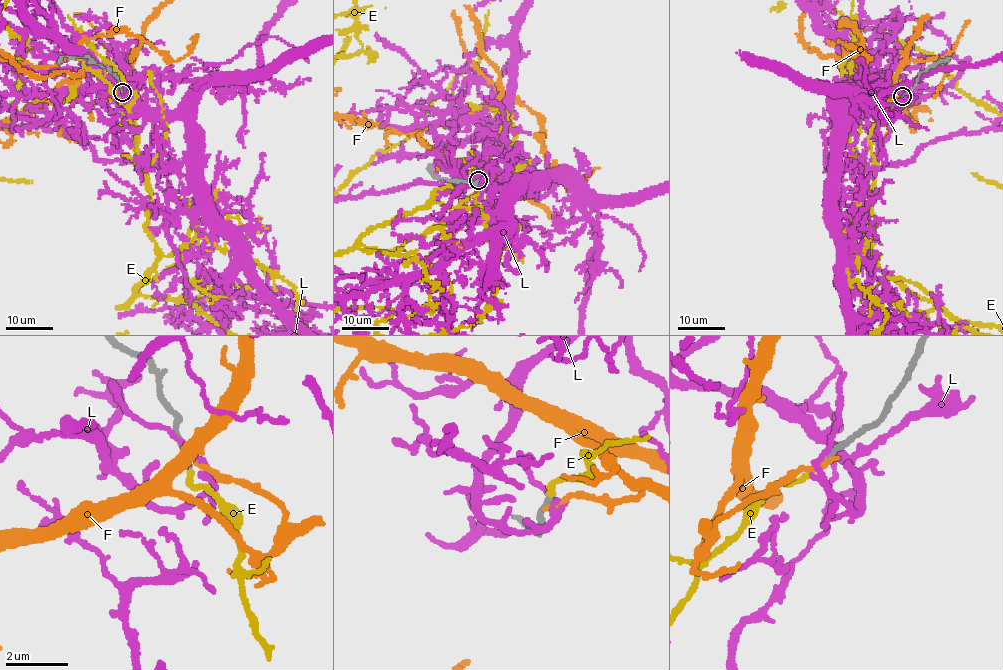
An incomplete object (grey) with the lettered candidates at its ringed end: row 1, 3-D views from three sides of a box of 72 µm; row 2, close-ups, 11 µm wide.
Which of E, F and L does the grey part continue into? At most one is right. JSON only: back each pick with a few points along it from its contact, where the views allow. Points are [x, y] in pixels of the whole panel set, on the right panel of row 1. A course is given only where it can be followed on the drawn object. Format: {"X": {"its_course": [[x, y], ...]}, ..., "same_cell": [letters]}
{"same_cell": ["E"]}

